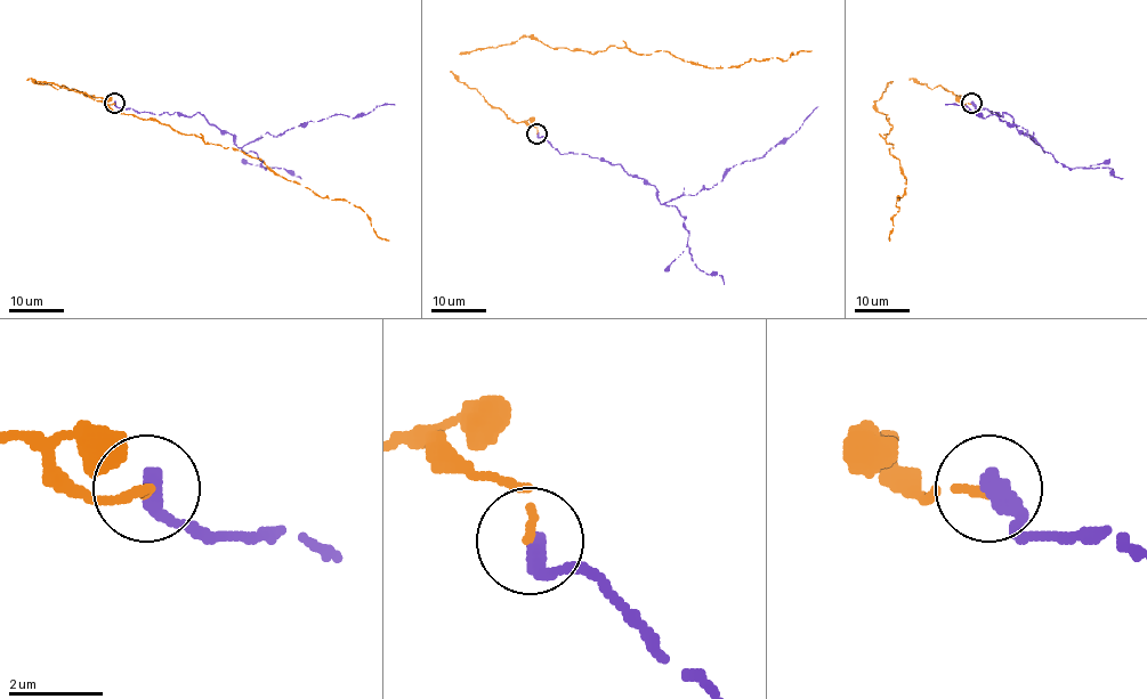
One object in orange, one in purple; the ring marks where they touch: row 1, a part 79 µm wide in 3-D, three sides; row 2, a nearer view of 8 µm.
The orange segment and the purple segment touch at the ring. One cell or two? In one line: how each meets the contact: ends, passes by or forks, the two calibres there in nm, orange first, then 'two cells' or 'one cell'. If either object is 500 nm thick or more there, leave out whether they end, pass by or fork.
orange ends there; purple ends there; 170 nm thick on the orange side, 400 nm on the other; one cell

